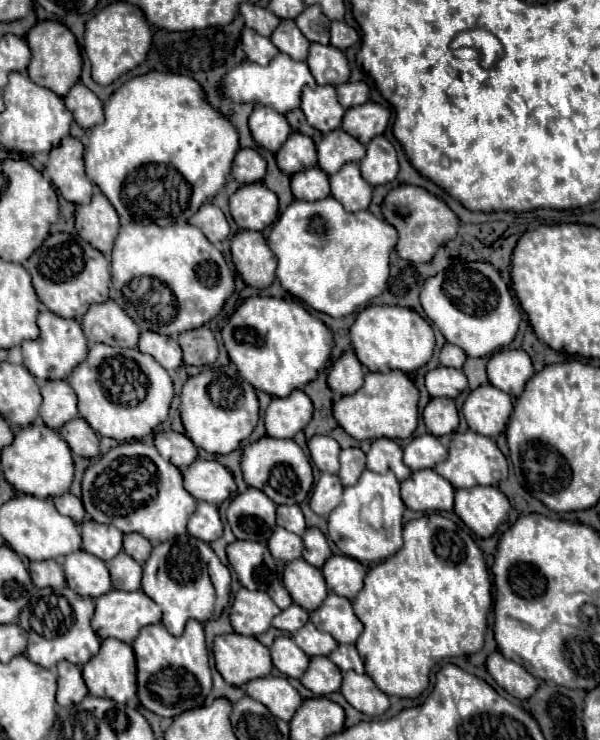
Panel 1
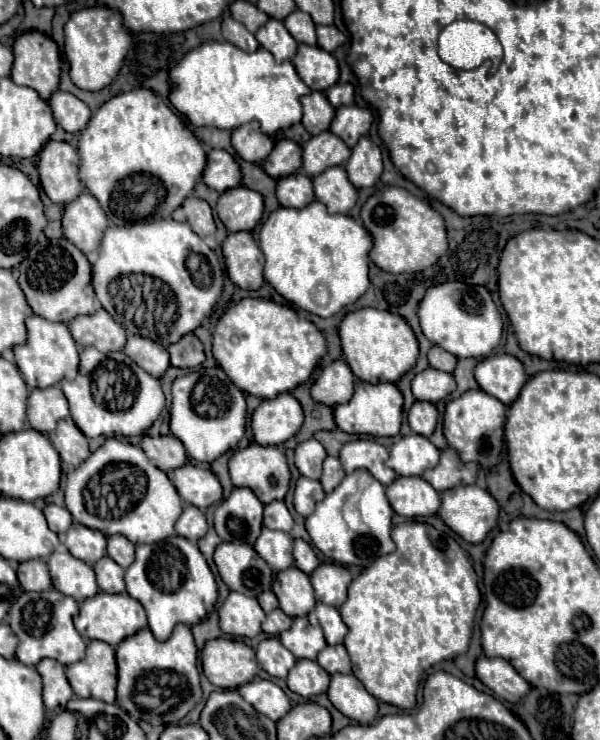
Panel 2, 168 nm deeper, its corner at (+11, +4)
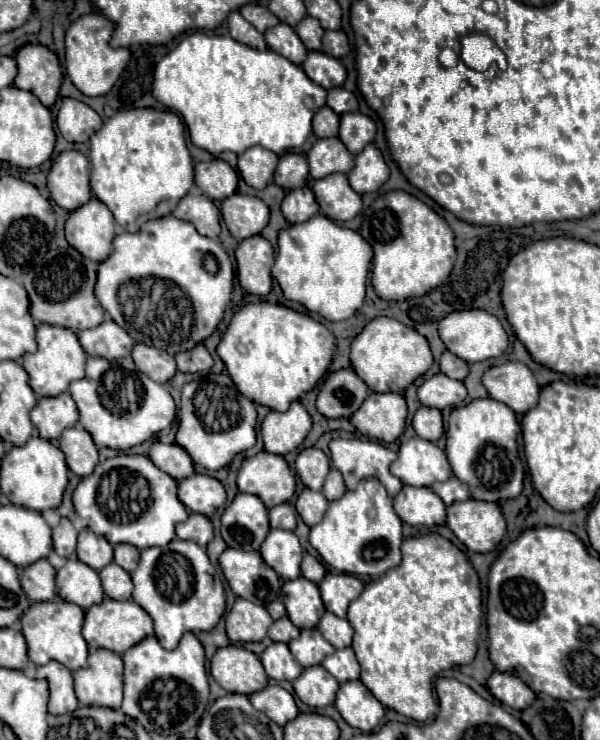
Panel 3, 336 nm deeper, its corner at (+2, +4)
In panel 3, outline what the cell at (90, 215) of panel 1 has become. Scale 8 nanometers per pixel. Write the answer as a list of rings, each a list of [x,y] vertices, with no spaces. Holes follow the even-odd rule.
[[[95,196],[73,210],[65,224],[67,242],[85,258],[103,262],[111,254],[111,242],[115,238],[115,220],[109,208]]]

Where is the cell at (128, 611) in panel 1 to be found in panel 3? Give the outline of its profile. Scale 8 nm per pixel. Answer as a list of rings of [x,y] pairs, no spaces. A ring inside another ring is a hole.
[[[105,598],[101,604],[91,606],[85,612],[85,624],[83,624],[83,638],[89,644],[89,650],[113,650],[115,654],[123,654],[143,638],[153,636],[153,620],[151,616],[133,600],[117,602],[113,598]]]

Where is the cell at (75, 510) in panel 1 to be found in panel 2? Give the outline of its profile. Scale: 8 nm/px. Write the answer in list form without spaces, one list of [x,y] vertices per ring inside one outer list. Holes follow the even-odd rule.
[[[46,504],[44,516],[48,520],[50,530],[54,530],[56,534],[64,534],[70,528],[70,524],[72,524],[72,514],[68,514],[68,508],[64,508],[64,506]]]

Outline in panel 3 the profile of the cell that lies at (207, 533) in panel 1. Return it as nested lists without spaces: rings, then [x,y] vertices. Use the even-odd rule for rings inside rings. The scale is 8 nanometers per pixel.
[[[189,514],[189,518],[181,524],[177,524],[177,532],[181,540],[191,540],[197,542],[201,548],[205,548],[213,540],[213,526],[209,518],[203,514]]]

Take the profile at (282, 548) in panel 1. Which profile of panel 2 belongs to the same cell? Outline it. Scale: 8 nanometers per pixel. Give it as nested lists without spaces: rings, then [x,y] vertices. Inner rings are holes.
[[[264,526],[262,534],[254,544],[254,550],[270,564],[274,572],[280,572],[292,566],[292,538],[286,532],[268,530]]]

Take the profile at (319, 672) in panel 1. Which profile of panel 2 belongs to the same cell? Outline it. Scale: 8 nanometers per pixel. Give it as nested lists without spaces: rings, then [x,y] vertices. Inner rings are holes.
[[[298,660],[290,670],[286,682],[292,692],[308,698],[328,690],[330,674],[324,674],[324,670],[320,670],[320,664],[314,660]]]

